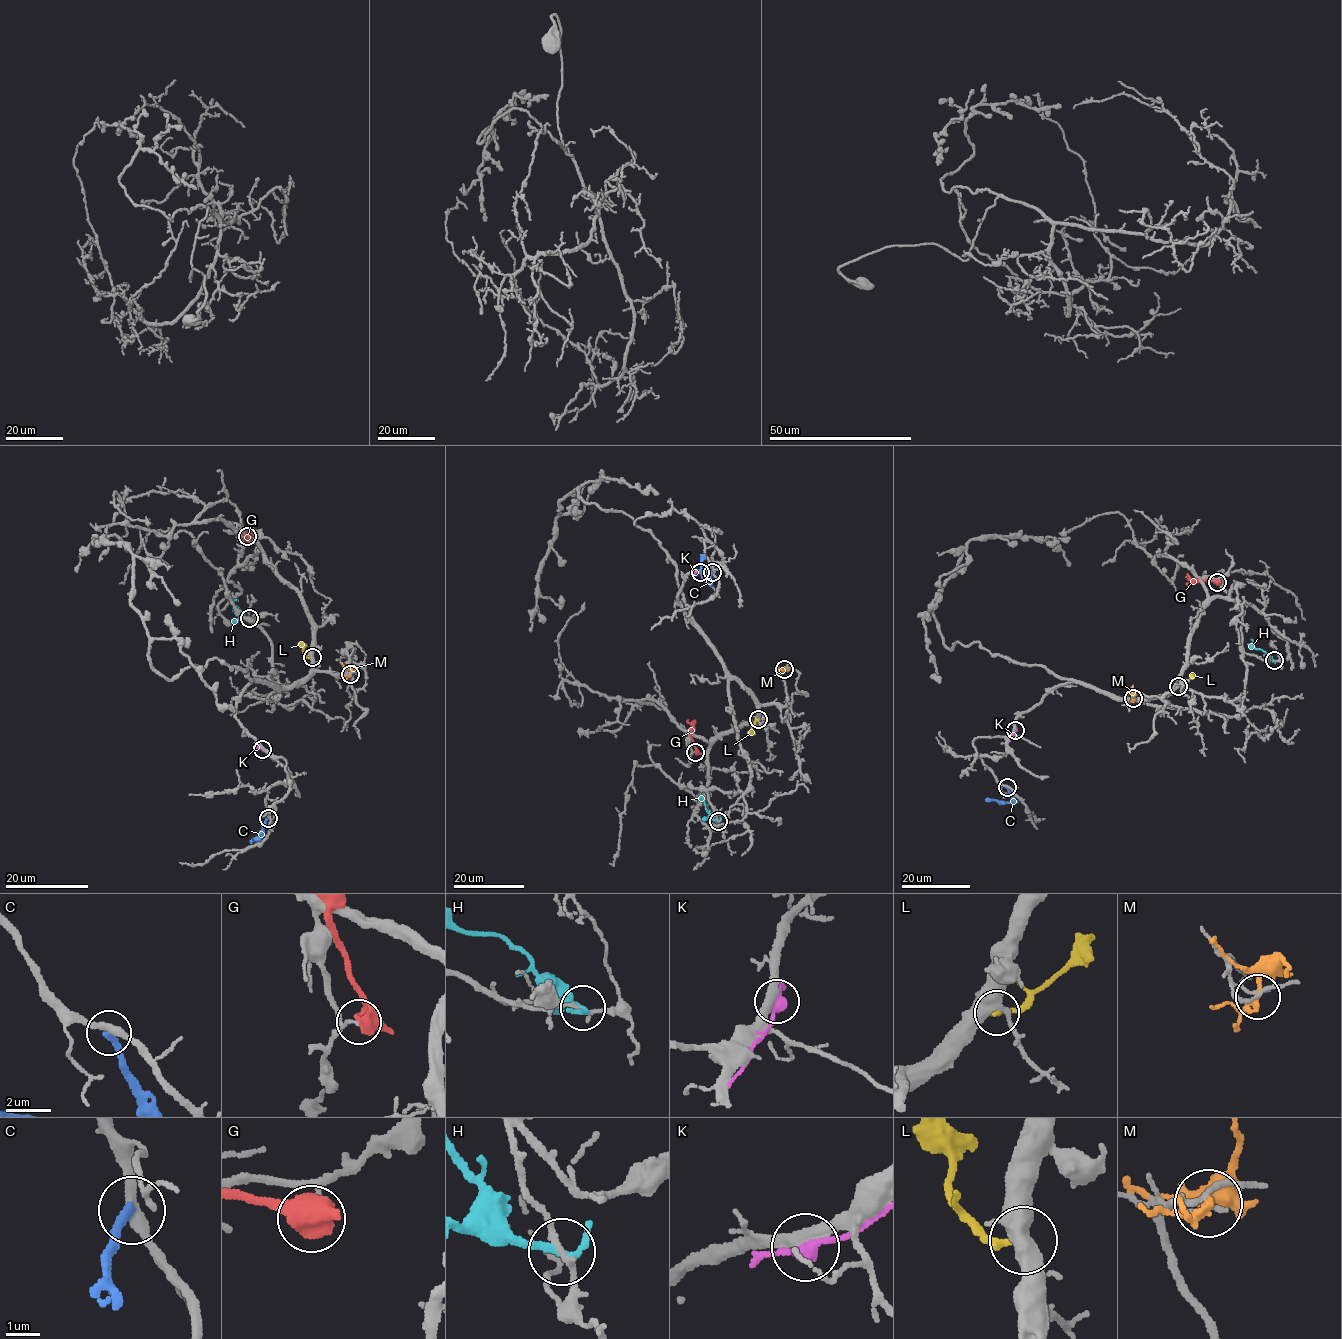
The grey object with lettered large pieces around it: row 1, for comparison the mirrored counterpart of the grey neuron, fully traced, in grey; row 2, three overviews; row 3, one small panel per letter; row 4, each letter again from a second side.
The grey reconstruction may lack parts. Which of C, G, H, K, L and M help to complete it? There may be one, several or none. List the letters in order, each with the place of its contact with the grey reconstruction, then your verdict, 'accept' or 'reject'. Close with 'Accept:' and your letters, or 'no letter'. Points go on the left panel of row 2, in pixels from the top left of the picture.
C: (268, 818) | reject
G: (247, 536) | reject
H: (249, 618) | reject
K: (262, 749) | reject
L: (312, 657) | reject
M: (350, 674) | reject
Accept: no letter

